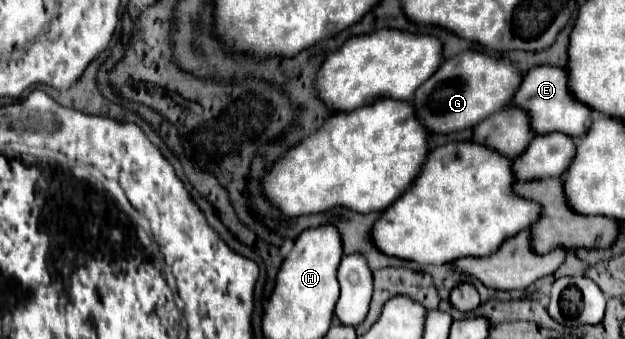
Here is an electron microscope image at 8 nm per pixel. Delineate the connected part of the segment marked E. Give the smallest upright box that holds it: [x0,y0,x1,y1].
[514,66,592,140]

